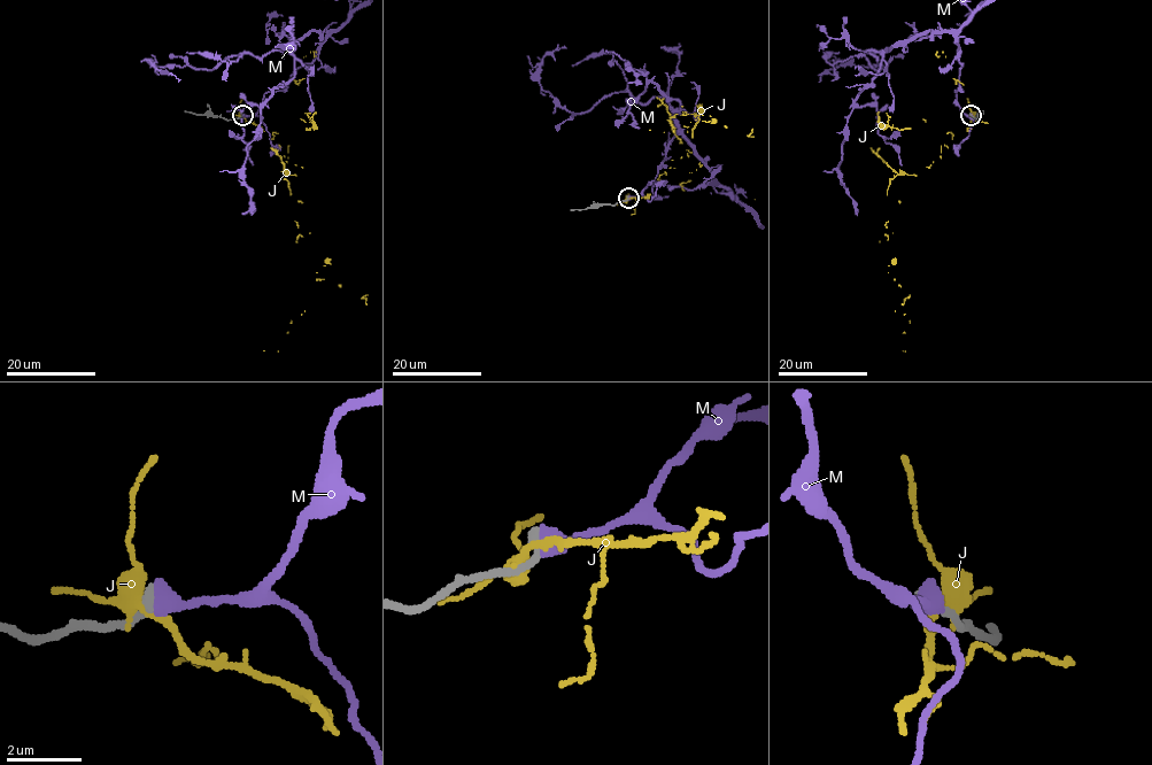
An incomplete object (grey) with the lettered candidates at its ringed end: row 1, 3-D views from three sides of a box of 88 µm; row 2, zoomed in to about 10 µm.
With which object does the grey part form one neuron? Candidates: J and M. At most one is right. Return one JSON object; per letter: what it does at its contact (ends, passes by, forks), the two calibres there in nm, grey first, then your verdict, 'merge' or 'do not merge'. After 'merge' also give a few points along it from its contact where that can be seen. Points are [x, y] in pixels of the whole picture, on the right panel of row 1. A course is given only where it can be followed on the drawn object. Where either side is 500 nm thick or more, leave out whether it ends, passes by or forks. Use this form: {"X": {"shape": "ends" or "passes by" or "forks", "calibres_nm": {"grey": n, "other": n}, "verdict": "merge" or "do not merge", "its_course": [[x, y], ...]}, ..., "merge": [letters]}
{"J": {"shape": "forks", "calibres_nm": {"grey": 360, "other": 320}, "verdict": "do not merge"}, "M": {"calibres_nm": {"grey": 340, "other": 550}, "verdict": "merge"}, "merge": ["M"]}

